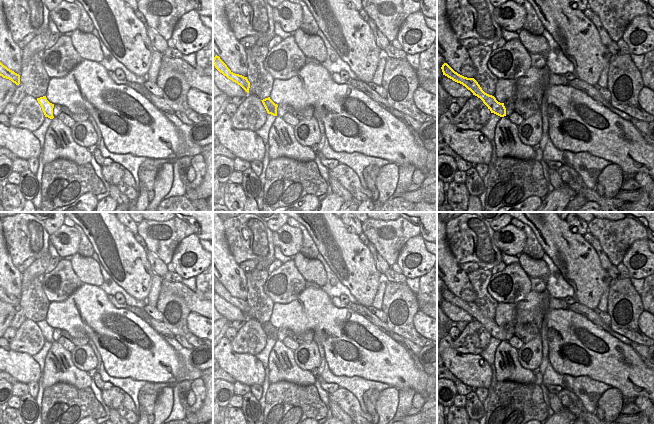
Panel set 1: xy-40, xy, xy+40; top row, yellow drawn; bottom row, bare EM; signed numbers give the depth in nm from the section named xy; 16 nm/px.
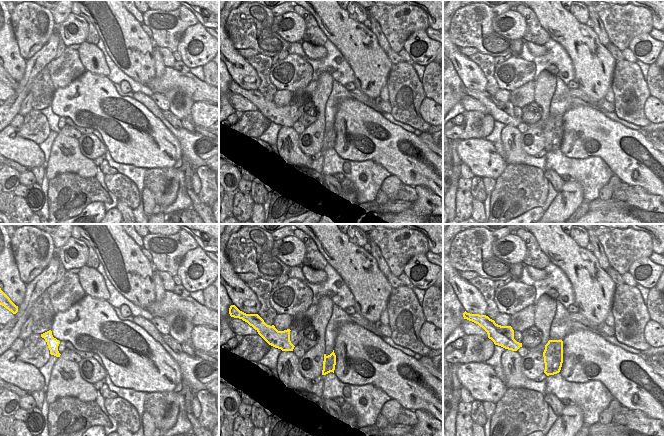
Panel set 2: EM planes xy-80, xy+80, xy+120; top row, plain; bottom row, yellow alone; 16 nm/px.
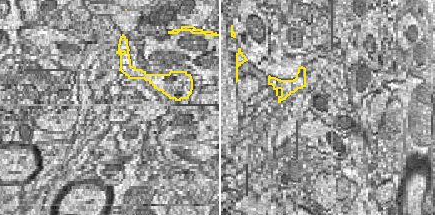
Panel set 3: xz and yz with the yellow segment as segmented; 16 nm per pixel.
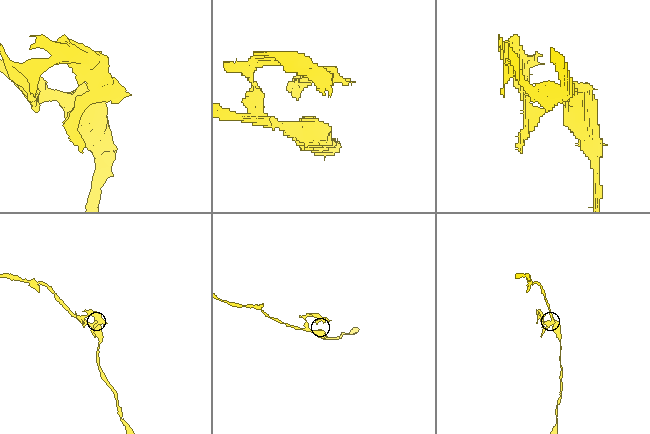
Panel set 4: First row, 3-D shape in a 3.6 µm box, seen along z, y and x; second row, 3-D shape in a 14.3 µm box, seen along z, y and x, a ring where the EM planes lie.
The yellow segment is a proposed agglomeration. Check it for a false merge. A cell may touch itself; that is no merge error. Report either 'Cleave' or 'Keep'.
Cleave.

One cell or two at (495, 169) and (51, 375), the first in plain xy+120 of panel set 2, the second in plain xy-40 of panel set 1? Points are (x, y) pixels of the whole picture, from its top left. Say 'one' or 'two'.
two

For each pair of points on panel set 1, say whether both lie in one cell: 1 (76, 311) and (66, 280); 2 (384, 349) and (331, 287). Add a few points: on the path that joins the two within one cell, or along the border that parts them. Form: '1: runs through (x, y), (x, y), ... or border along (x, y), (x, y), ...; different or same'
1: border along (82, 283), (65, 299), (50, 302); different
2: border along (320, 287), (330, 298); different

